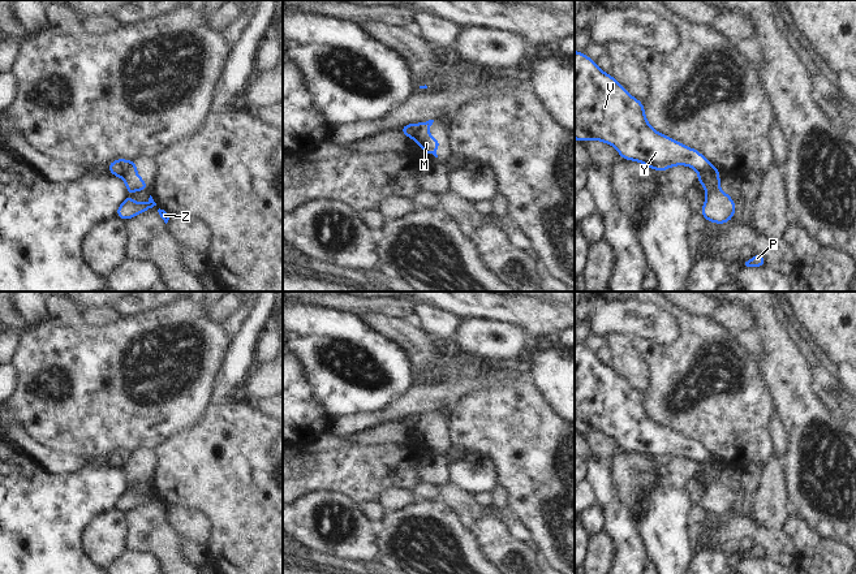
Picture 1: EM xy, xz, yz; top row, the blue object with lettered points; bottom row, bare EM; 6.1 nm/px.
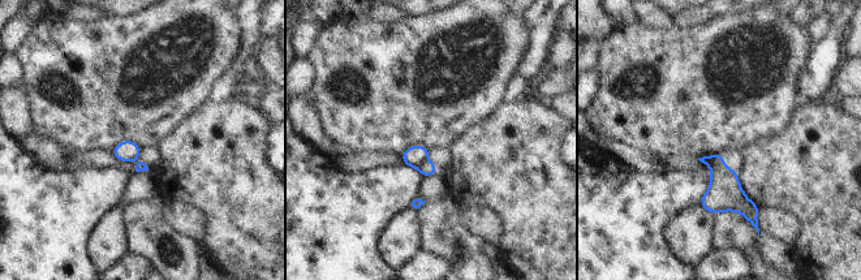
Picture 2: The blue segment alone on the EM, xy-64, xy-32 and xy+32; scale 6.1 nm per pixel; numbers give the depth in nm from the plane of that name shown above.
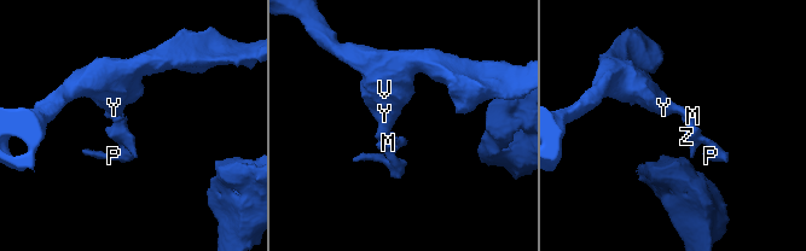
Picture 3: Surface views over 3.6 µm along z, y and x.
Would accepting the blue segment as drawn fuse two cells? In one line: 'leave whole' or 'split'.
split

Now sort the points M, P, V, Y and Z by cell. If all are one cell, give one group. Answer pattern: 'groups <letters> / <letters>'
groups M P Z / V Y

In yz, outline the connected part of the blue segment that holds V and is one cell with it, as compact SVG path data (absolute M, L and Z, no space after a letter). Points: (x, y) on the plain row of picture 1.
M575 342L575 430L578 433L597 431L614 437L621 450L636 452L654 462L664 463L674 457L688 457L697 463L710 454L698 441L685 439L655 423L645 409L644 394L633 389L612 367L599 361L584 344Z

